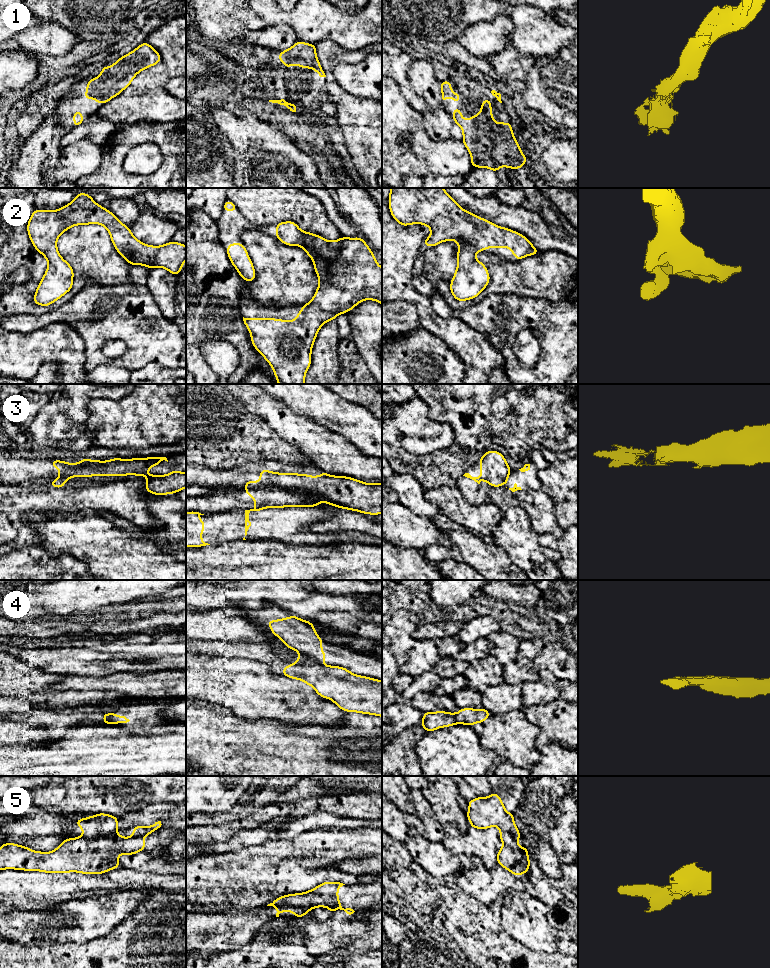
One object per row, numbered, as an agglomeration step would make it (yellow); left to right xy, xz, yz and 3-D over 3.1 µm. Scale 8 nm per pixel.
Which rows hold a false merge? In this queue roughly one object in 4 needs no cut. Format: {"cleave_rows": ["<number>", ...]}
{"cleave_rows": ["3", "4", "5"]}

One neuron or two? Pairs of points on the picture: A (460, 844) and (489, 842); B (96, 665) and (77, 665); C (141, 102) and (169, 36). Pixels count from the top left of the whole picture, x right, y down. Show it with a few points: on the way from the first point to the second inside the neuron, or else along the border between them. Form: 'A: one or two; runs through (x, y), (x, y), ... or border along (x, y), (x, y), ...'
A: one; runs through (467, 844), (482, 842)
B: one; runs through (91, 665), (82, 665)
C: one; runs through (148, 86), (169, 64), (169, 52)

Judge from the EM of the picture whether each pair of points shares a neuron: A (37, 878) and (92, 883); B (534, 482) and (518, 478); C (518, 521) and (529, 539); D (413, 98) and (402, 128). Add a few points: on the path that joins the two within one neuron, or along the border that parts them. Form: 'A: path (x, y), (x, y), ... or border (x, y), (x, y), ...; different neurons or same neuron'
A: path (51, 883), (78, 883); same neuron
B: path (530, 480), (522, 479); same neuron
C: path (518, 525), (518, 528), (525, 535); same neuron
D: border (396, 85), (406, 101), (422, 113); different neurons

